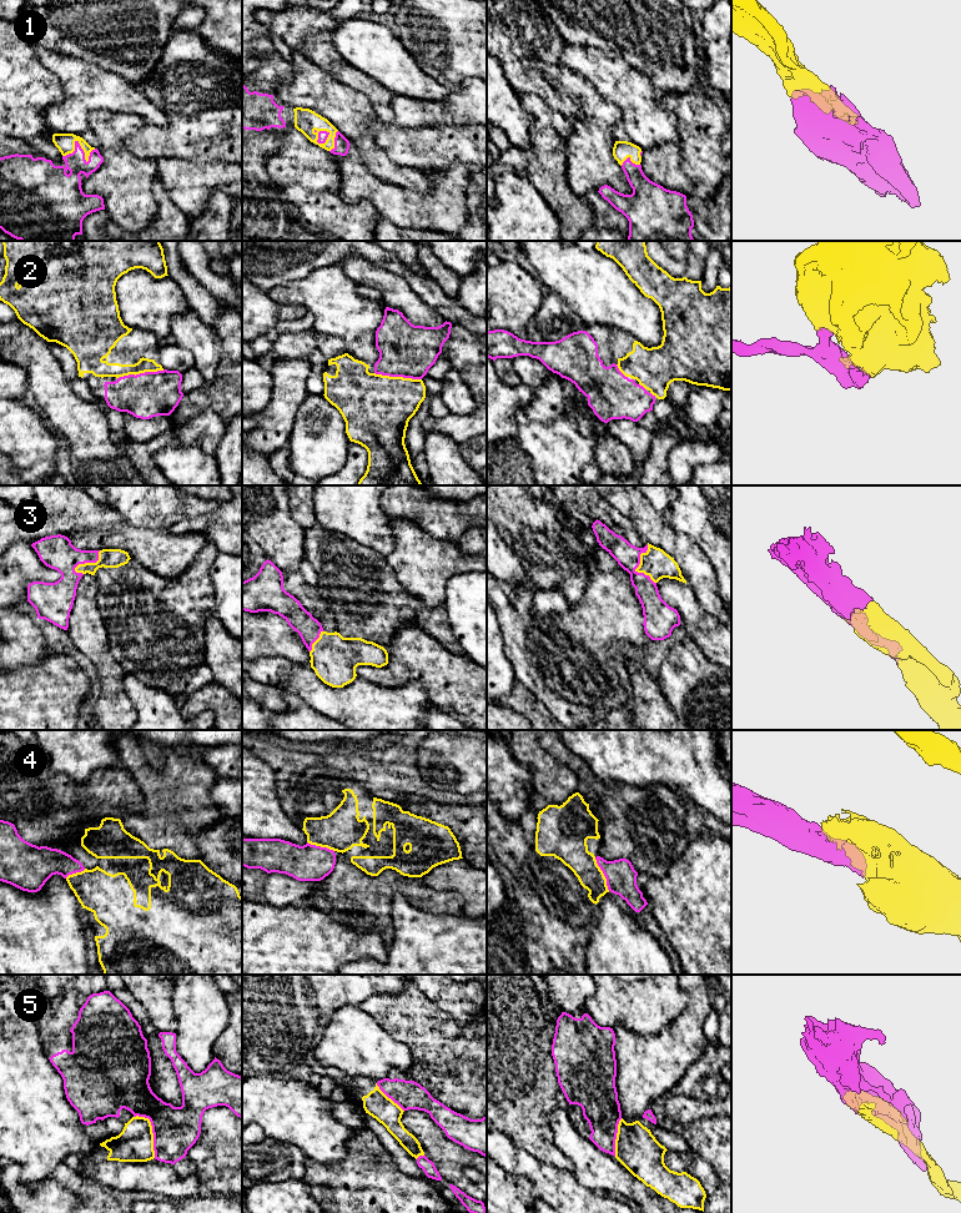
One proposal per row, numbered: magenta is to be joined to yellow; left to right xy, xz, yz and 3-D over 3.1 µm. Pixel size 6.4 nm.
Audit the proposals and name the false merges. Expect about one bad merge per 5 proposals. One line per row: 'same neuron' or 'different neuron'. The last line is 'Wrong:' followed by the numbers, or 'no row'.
1: same neuron
2: same neuron
3: same neuron
4: same neuron
5: different neuron
Wrong: 5

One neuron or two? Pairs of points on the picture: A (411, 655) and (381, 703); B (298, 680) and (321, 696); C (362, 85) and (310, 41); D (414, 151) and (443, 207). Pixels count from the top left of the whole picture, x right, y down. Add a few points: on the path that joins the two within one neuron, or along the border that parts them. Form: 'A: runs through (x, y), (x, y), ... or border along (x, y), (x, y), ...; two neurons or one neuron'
A: border along (363, 678), (387, 686), (419, 684); two neurons
B: runs through (303, 684), (316, 693); one neuron
C: runs through (350, 76), (322, 51); one neuron
D: border along (453, 165), (443, 170), (428, 170), (424, 174); two neurons

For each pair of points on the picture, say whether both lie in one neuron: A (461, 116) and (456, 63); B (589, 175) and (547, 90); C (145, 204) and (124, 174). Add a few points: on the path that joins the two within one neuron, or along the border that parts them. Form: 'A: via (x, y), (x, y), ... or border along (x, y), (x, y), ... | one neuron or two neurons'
A: border along (473, 76), (466, 77), (449, 90) | two neurons
B: border along (572, 114), (567, 117) | two neurons
C: via (137, 196), (127, 186), (127, 181) | one neuron

